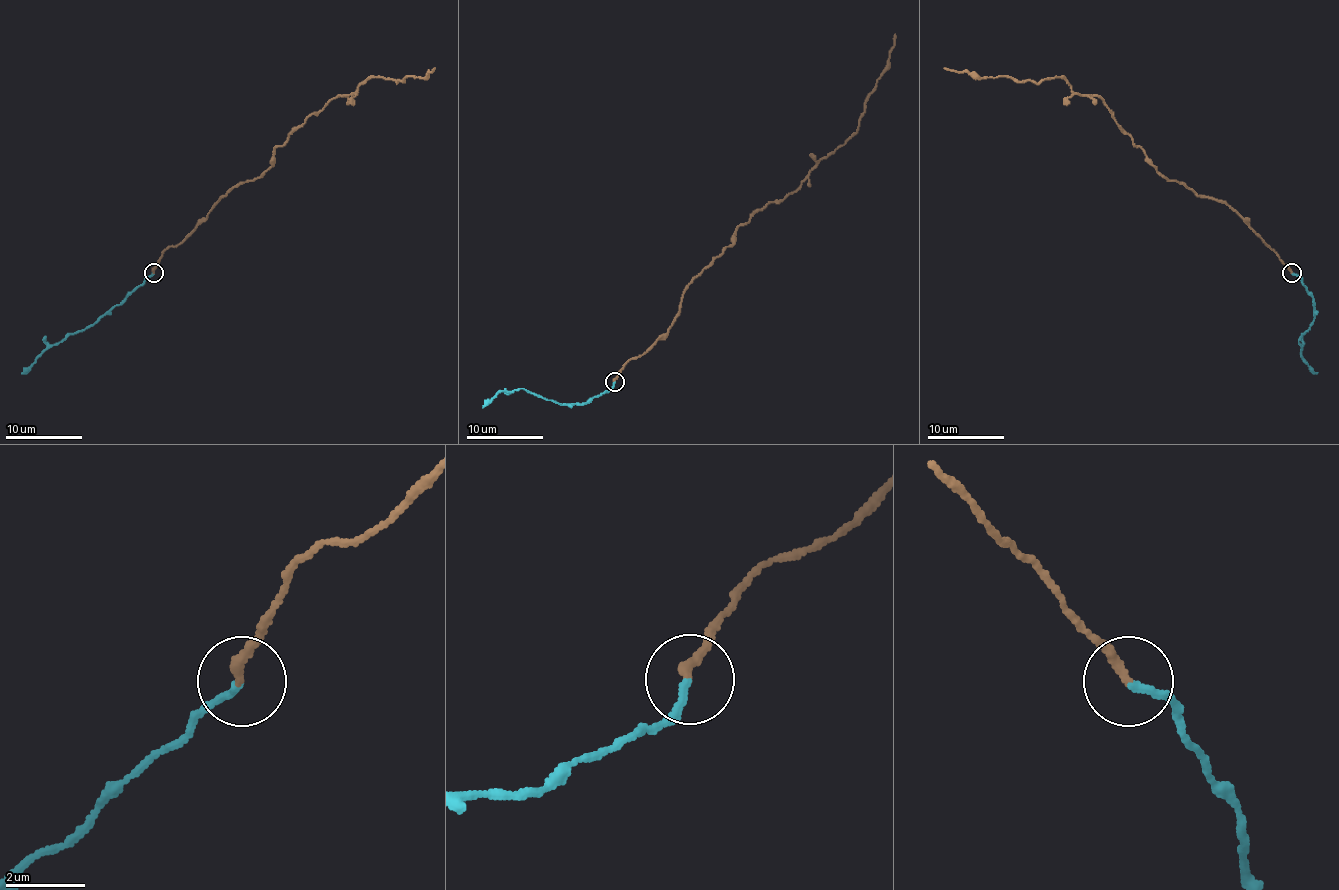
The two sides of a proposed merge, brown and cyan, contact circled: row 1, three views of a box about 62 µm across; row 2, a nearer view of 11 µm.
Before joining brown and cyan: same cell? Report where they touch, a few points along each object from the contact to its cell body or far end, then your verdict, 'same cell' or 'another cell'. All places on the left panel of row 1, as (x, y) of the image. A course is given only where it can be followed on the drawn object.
at (154, 273); brown runs (154, 272), (170, 245), (235, 186), (258, 178), (273, 150), (334, 98), (371, 77), (396, 82), (434, 67); cyan runs (154, 272), (95, 322), (58, 341), (22, 374); same cell

